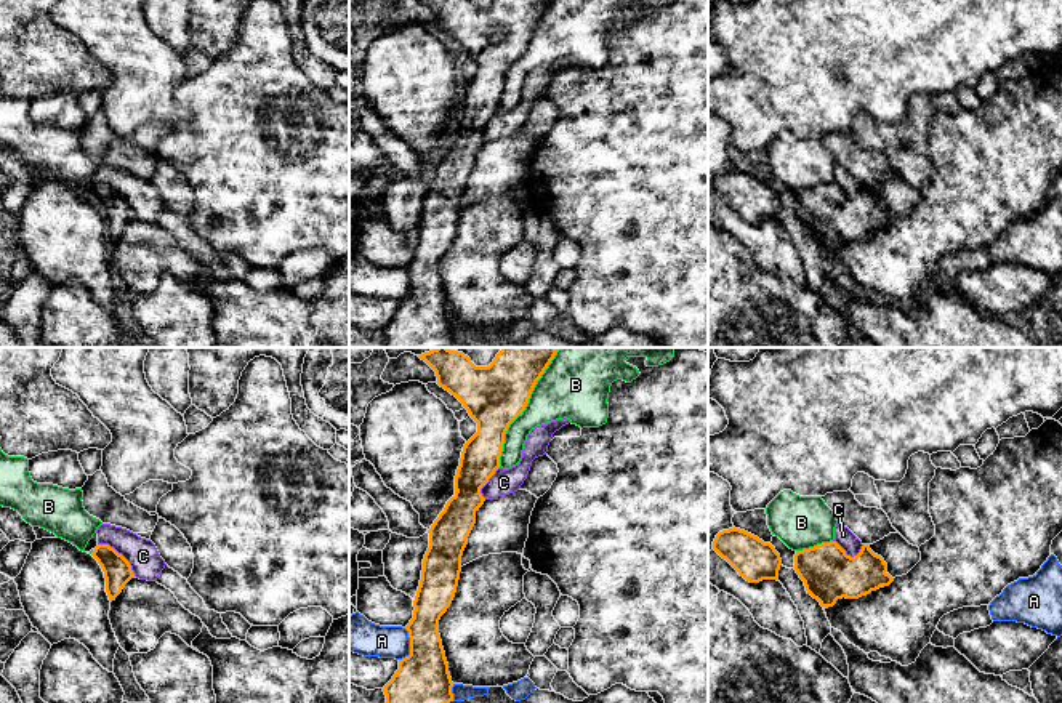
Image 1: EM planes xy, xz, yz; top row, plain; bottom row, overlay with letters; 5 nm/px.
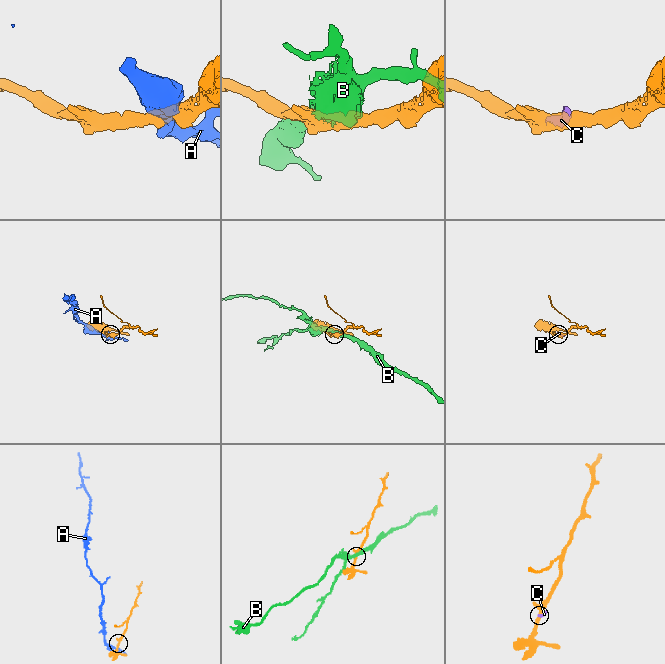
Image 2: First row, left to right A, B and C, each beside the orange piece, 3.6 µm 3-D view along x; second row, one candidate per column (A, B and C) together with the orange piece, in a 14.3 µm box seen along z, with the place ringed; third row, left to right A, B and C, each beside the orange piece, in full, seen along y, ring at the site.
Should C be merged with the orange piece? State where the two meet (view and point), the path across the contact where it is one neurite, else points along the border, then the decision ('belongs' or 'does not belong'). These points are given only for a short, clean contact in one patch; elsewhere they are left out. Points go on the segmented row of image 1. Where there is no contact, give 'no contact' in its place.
meets orange in xy at (120, 554); border along xy (98, 543), (112, 546), (128, 562), (135, 575); does not belong

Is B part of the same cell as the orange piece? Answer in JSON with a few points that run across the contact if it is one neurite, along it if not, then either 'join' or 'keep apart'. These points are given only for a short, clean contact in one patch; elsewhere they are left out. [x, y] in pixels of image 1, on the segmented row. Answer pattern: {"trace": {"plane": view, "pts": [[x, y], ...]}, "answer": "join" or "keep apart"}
{"answer": "keep apart"}

